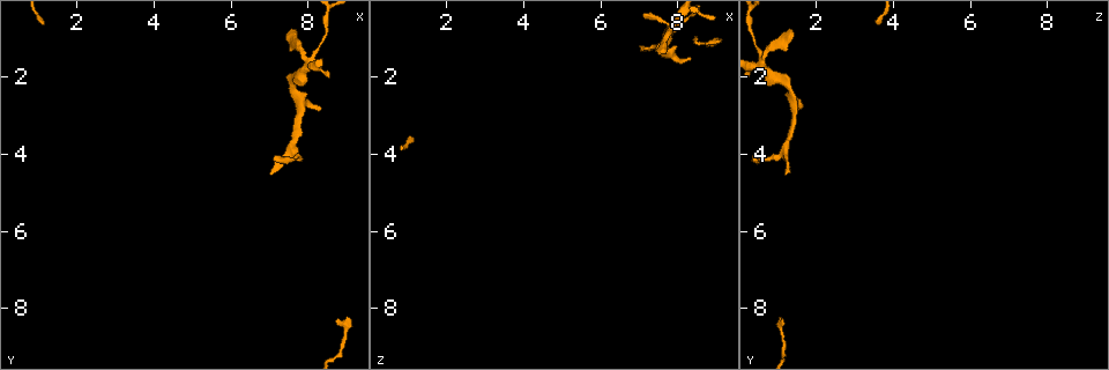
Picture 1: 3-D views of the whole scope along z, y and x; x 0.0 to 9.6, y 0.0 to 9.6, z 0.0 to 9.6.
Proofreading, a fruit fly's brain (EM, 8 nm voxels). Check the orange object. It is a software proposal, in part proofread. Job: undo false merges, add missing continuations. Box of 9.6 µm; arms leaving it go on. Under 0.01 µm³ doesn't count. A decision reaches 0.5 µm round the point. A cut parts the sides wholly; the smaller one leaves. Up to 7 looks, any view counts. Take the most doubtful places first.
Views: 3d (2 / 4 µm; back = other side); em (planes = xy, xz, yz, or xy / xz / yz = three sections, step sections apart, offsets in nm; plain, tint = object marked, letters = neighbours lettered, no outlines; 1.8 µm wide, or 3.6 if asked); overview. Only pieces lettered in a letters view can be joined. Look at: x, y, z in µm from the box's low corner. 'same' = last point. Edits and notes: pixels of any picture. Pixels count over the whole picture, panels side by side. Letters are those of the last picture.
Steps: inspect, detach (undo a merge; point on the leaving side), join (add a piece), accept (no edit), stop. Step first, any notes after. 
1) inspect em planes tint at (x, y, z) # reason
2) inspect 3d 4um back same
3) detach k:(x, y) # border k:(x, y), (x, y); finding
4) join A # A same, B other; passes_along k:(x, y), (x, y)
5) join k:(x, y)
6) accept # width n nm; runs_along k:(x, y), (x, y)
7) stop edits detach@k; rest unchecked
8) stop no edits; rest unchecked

inspect 3d 4um at (7.05, 4.55, 1.20)

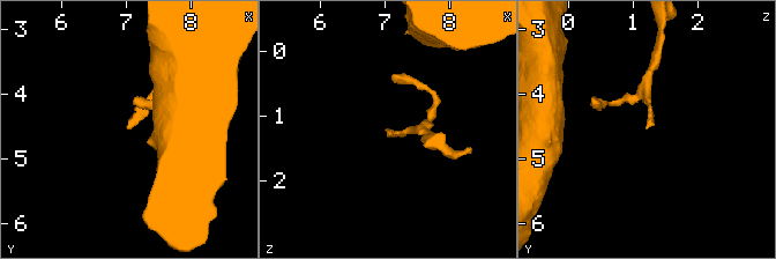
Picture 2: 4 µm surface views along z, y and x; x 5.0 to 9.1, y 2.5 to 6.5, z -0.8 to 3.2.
inspect em planes plain at (7.05, 4.50, 1.20)

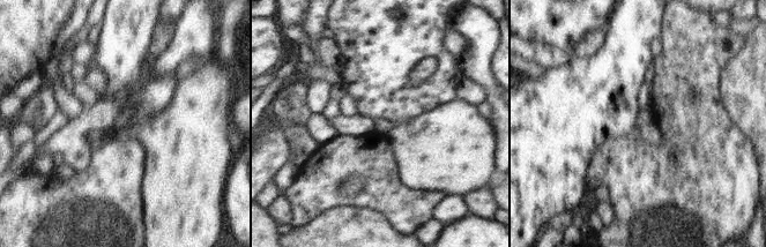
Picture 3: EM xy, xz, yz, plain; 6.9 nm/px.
inspect em planes letters same # what lies round it

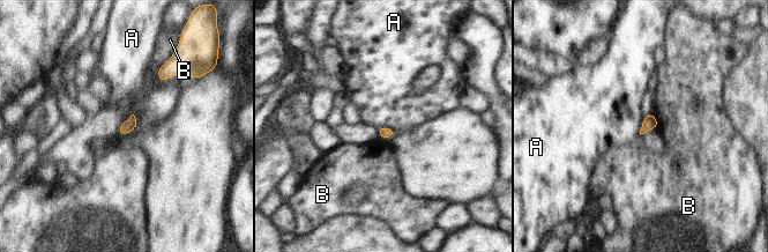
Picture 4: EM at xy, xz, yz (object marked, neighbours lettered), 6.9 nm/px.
accept # longest_contact A 140 nm; A other, B other; no lettered piece goes on from it

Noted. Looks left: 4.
inspect em planes tint at (7.50, 0.75, 1.30)

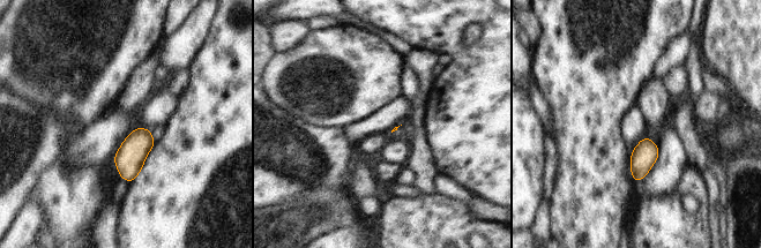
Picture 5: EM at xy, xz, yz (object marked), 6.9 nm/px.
inspect em planes letters same

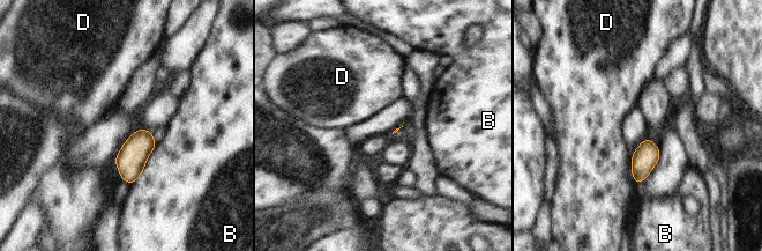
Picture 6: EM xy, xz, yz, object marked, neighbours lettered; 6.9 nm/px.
accept # B other, D other; no lettered piece goes on from it

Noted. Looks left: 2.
inspect 3d 2um at (8.30, 2.85, 1.60) # branch stops here

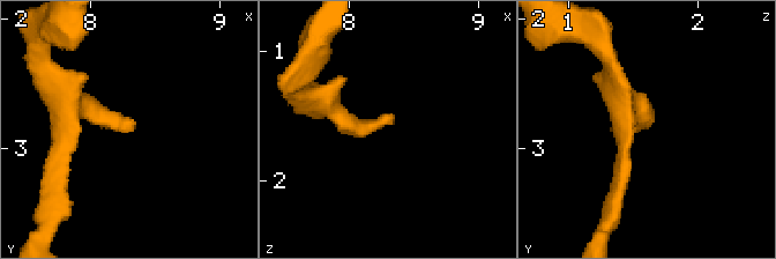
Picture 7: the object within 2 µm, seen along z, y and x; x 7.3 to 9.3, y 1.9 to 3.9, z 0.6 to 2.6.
inspect em yz step 8 letters at (8.32, 2.86, 1.54) # need the tissue

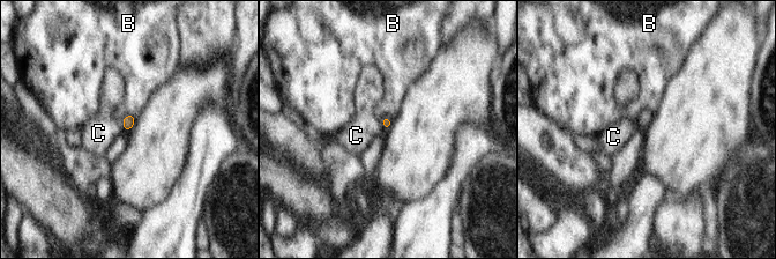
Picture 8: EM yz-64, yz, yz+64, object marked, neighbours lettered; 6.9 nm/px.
accept # B other, C other; border 8:(379, 119), (385, 131); no lettered piece goes on from it

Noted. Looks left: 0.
stop no edits; rest unchecked

